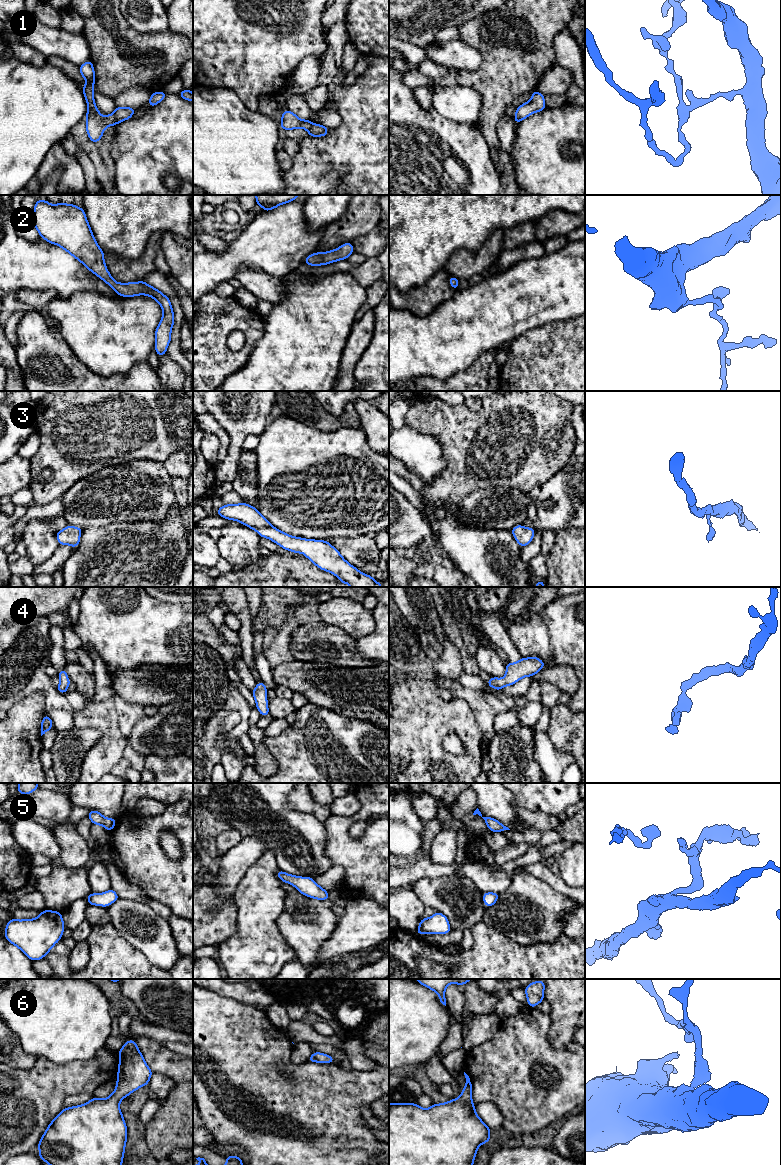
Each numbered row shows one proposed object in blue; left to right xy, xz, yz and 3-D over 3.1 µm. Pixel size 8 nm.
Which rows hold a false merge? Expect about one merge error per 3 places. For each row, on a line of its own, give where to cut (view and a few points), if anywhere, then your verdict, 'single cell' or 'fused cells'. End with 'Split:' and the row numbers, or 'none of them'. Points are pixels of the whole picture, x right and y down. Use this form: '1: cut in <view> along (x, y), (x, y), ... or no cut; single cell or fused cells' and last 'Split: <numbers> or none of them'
1: cut in xy along (113, 113), (117, 122); fused cells
2: no cut; single cell
3: no cut; single cell
4: no cut; single cell
5: no cut; single cell
6: no cut; single cell
Split: 1

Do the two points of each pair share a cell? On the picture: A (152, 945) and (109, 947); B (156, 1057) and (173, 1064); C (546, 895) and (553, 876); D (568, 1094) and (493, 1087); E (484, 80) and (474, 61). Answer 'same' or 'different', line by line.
A: different
B: same
C: different
D: same
E: different

